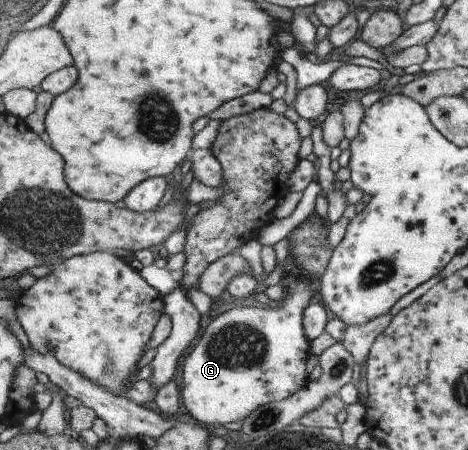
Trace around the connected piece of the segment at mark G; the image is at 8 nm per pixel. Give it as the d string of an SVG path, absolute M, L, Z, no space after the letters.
M295 273L285 285L285 297L280 307L273 309L247 308L239 305L226 310L208 324L200 340L184 360L182 367L181 397L187 412L202 425L228 425L234 421L245 421L256 409L274 401L288 399L306 387L310 379L308 358L310 339L304 333L307 318L304 311L310 310L319 282L312 277Z

